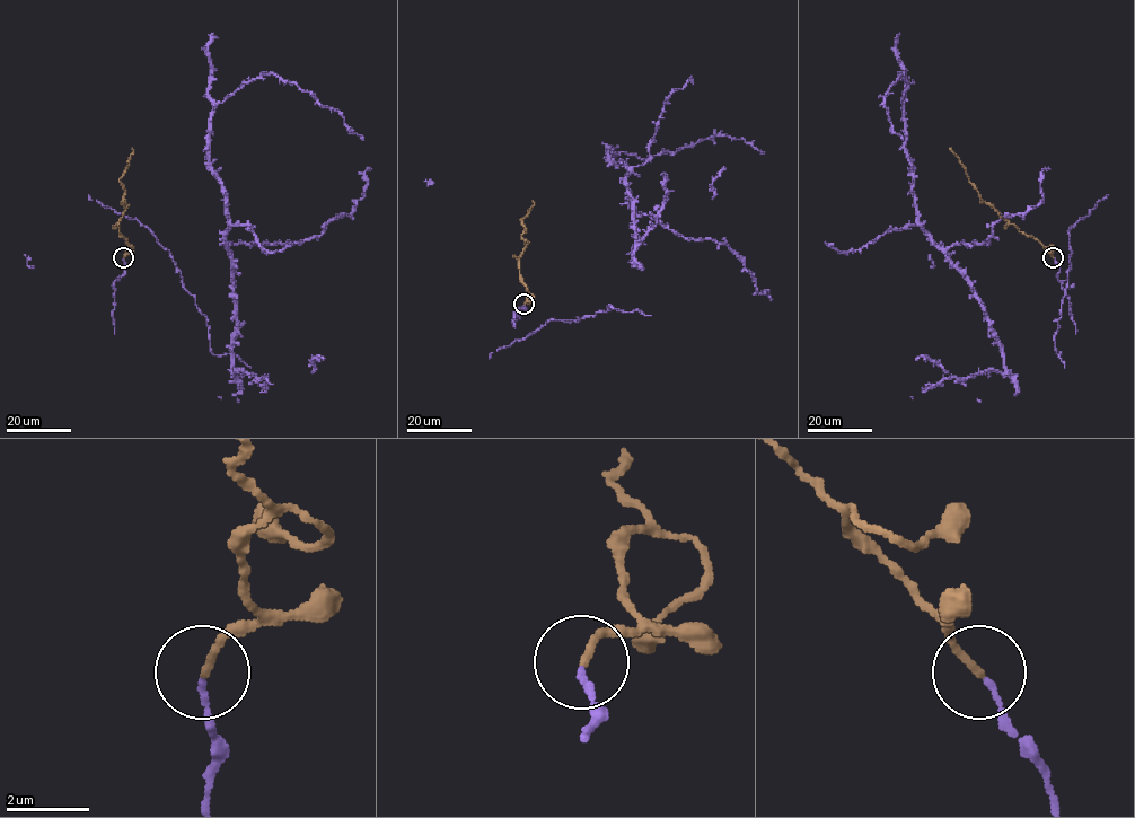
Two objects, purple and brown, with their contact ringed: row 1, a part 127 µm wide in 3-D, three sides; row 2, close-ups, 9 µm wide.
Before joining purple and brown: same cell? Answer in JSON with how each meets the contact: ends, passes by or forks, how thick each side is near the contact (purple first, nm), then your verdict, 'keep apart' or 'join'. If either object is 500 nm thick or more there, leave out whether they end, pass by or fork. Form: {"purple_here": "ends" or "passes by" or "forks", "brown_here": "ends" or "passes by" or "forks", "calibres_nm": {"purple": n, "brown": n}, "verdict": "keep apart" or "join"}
{"purple_here": "ends", "brown_here": "ends", "calibres_nm": {"purple": 120, "brown": 170}, "verdict": "join"}

